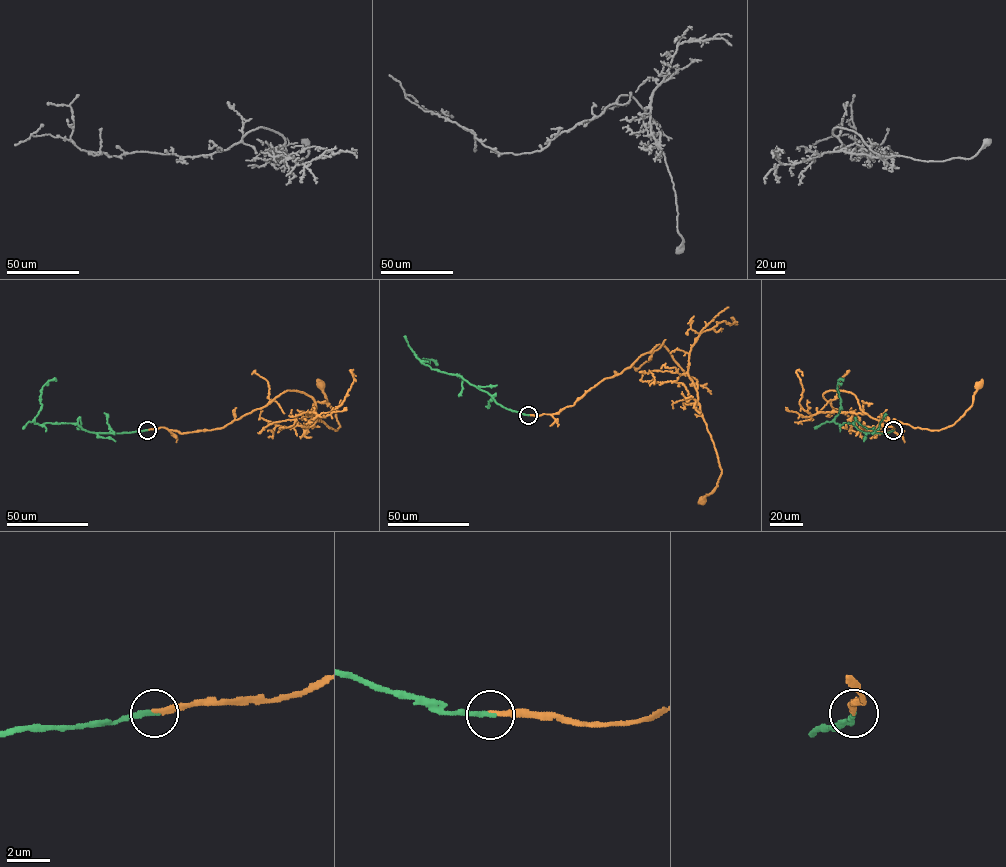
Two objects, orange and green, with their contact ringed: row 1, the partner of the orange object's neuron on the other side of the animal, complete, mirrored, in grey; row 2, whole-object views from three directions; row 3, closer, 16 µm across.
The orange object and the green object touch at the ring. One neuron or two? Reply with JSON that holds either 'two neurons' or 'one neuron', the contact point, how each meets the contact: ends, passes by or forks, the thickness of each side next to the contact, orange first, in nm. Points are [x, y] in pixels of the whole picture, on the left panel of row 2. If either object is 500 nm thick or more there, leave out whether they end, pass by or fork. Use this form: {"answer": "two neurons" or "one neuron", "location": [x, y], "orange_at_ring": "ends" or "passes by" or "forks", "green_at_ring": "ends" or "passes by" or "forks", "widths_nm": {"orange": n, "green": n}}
{"answer": "one neuron", "location": [147, 430], "orange_at_ring": "ends", "green_at_ring": "ends", "widths_nm": {"orange": 220, "green": 240}}

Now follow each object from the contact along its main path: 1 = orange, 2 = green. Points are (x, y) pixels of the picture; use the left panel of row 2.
1: (147, 430), (220, 428), (297, 390), (314, 401), (316, 420), (336, 430), (320, 384)
2: (147, 430), (98, 433), (77, 424), (35, 424), (42, 387), (56, 381)

